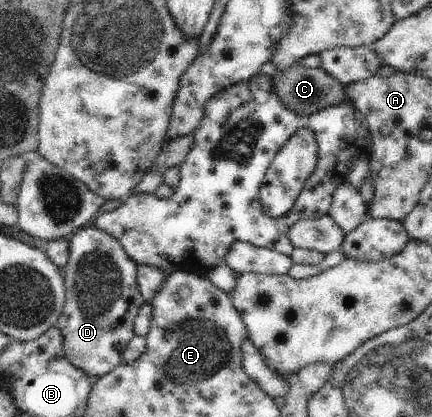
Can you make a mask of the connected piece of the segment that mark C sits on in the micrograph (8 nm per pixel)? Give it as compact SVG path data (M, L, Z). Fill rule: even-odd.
M294 65L285 71L279 71L271 80L274 91L280 96L283 104L303 116L312 115L328 106L349 102L341 82L322 68L309 69Z

